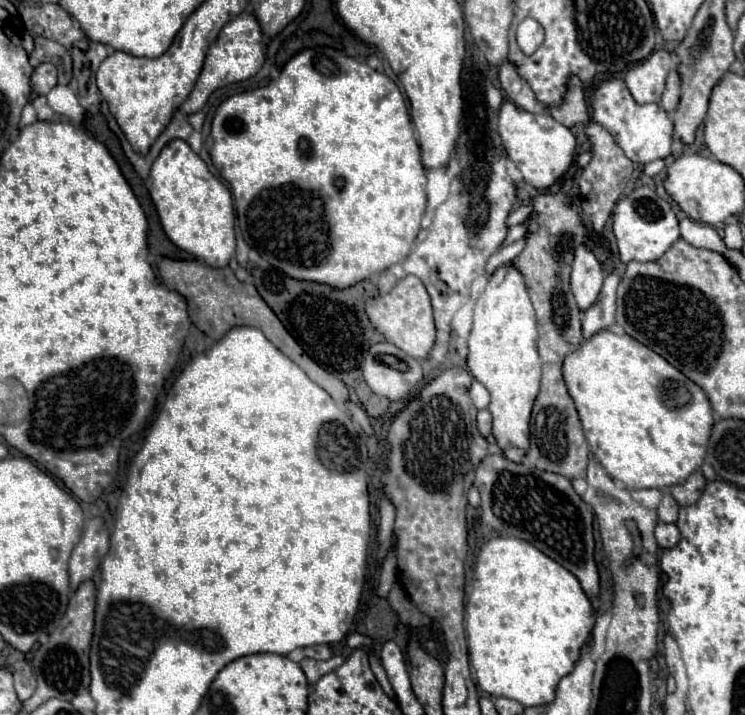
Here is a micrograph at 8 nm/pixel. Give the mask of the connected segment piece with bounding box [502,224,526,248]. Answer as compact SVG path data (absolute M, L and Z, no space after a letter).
M518 224L518 226L510 228L510 230L508 230L506 240L502 242L502 248L504 248L504 246L510 246L510 244L512 244L512 242L516 242L516 240L520 240L524 234L526 234L526 224Z

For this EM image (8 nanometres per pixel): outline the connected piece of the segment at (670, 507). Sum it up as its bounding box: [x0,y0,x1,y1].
[658,494,680,522]

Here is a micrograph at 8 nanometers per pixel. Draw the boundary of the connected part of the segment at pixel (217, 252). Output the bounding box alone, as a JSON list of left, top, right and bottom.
[150,140,236,266]

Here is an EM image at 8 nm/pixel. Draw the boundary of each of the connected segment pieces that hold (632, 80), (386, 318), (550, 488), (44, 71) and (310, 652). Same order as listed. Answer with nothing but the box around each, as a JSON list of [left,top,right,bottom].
[[626,50,672,104],[366,276,436,360],[474,454,598,598],[32,64,56,94],[304,646,332,660]]

